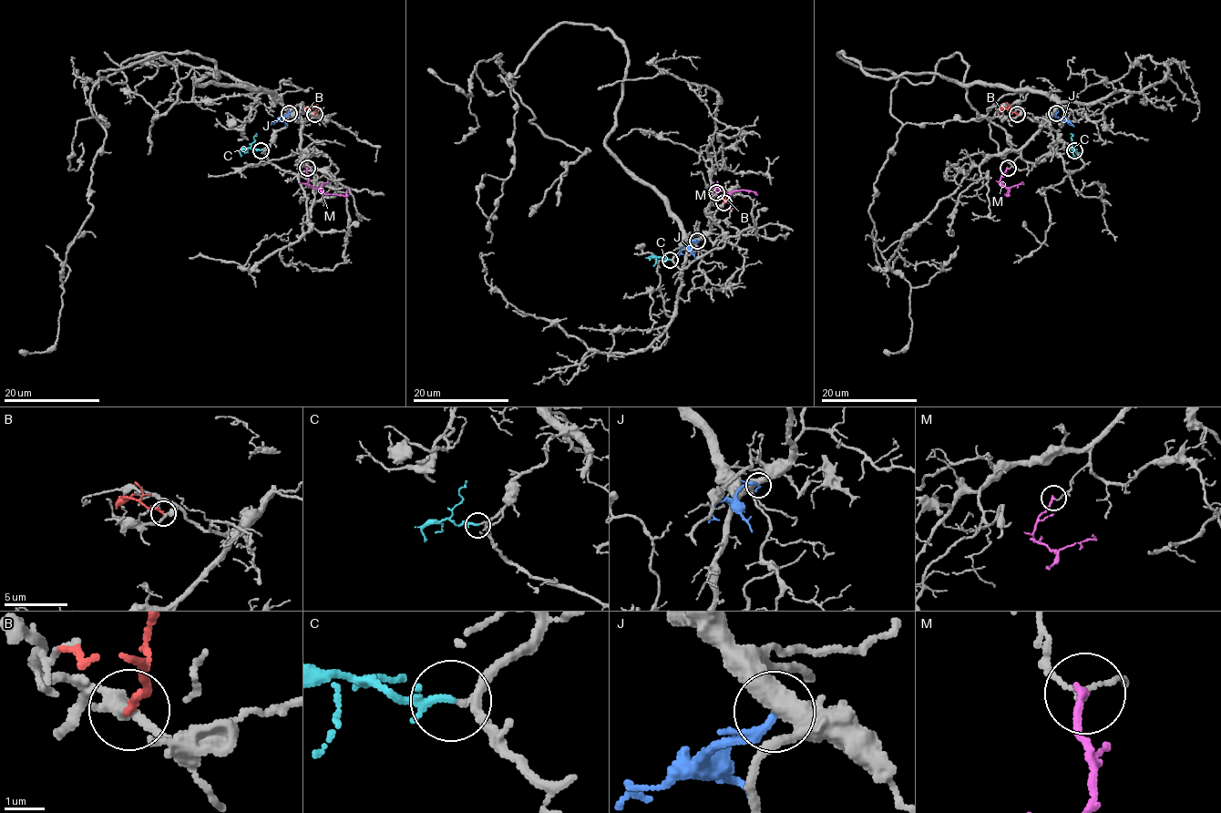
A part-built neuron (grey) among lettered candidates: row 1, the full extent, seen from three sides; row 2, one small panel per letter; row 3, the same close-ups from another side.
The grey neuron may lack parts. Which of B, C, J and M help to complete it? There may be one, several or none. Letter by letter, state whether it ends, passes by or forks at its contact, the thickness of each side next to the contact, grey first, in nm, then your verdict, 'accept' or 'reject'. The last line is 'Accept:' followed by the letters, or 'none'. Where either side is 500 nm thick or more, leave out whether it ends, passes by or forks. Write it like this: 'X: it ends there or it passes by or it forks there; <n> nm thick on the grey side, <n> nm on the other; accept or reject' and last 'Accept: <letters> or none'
B: it ends there; 320 nm thick on the grey side, 190 nm on the other; reject
C: it ends there; 200 nm thick on the grey side, 200 nm on the other; accept
J: it ends there; 480 nm thick on the grey side, 280 nm on the other; reject
M: it ends there; 90 nm thick on the grey side, 200 nm on the other; reject
Accept: C

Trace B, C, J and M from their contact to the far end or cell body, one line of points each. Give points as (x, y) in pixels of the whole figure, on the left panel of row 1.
B: (314, 114), (316, 109), (304, 108)
C: (261, 149), (245, 148), (240, 152), (241, 156)
J: (289, 113), (271, 125)
M: (308, 168), (306, 183), (325, 194), (343, 195), (347, 190)

